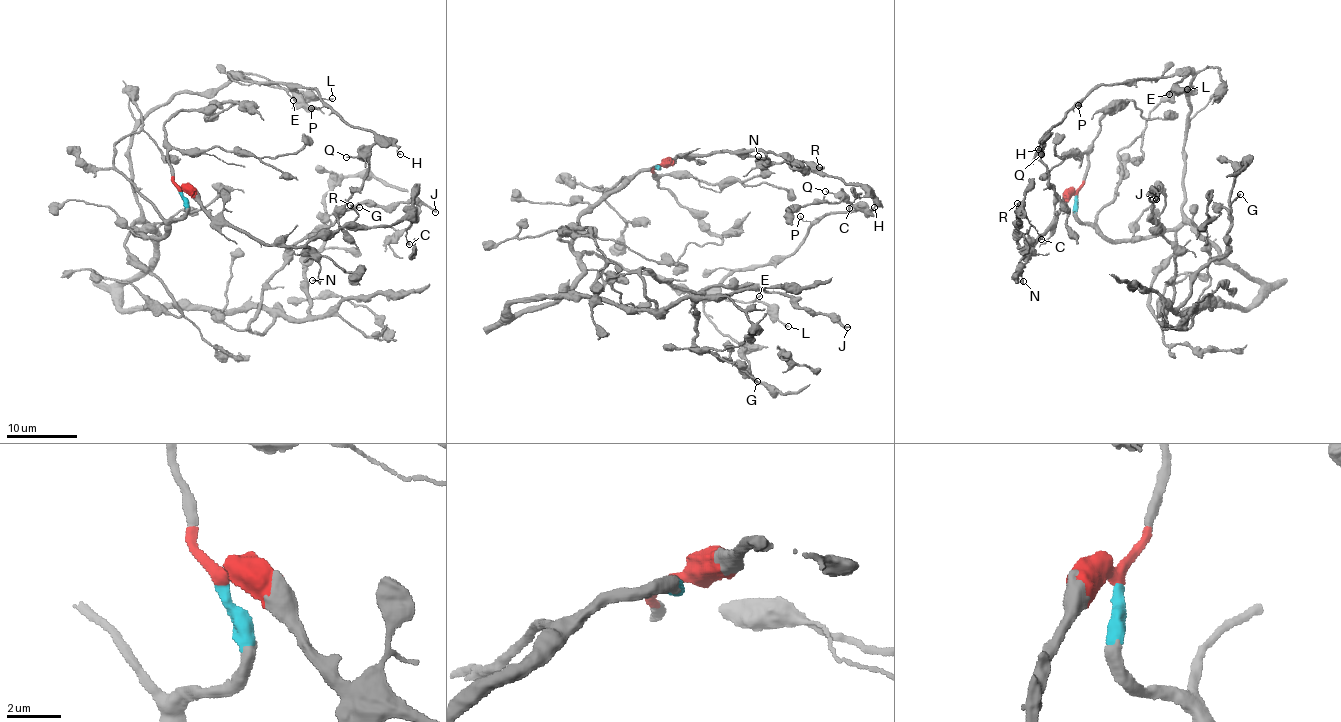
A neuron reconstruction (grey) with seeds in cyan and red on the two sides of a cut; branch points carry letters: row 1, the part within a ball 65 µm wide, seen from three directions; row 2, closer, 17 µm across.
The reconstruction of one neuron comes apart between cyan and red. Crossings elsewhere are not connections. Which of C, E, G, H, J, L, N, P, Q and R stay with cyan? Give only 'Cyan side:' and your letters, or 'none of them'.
Cyan side: E, G, H, J, L, P, Q

